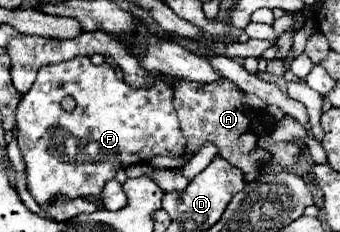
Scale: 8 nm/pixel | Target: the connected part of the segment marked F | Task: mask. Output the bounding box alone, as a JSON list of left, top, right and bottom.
[16,56,186,204]

